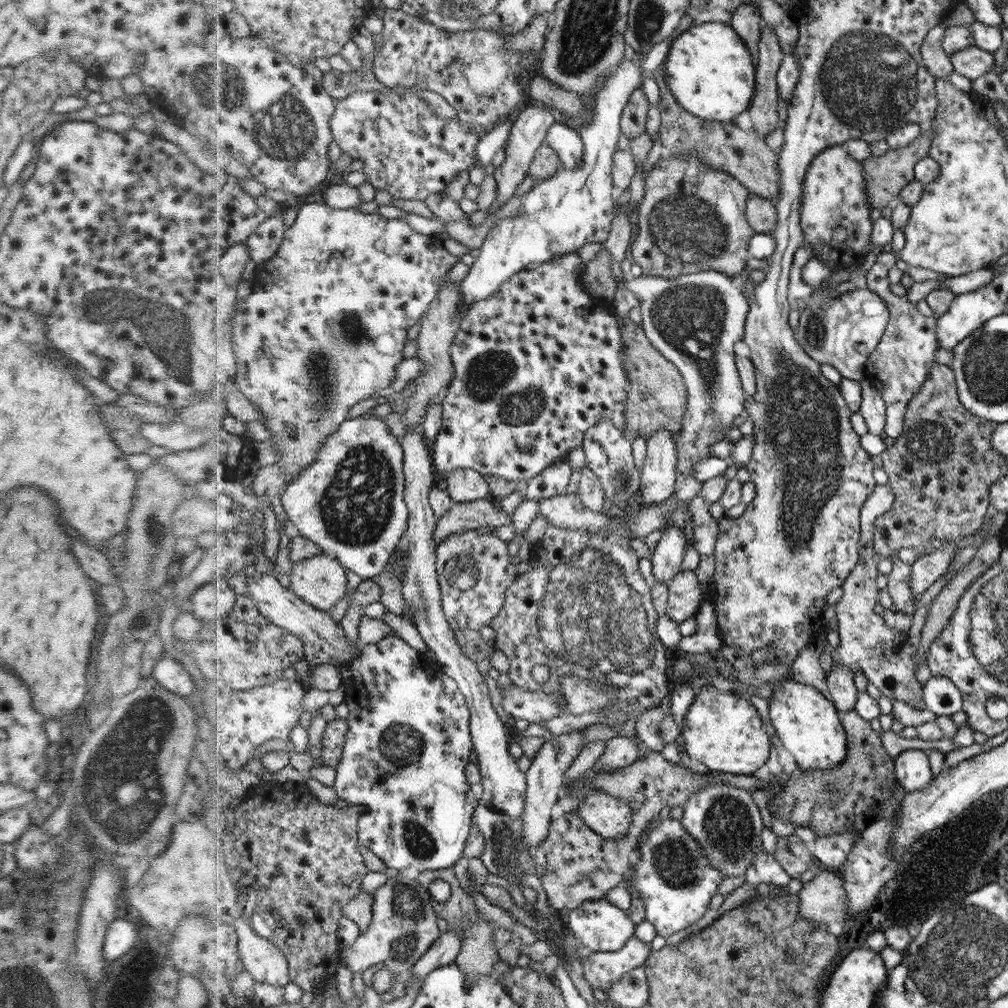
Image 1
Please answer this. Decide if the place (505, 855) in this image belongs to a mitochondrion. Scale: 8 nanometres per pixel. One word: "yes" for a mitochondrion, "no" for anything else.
yes

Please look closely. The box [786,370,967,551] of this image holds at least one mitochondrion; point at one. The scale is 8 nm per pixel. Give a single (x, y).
(920, 436)

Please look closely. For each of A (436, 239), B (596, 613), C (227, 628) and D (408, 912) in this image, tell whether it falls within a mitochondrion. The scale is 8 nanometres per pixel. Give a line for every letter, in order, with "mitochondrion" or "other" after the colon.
A: other
B: mitochondrion
C: other
D: mitochondrion

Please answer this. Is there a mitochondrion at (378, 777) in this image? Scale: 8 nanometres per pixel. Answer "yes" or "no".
yes

